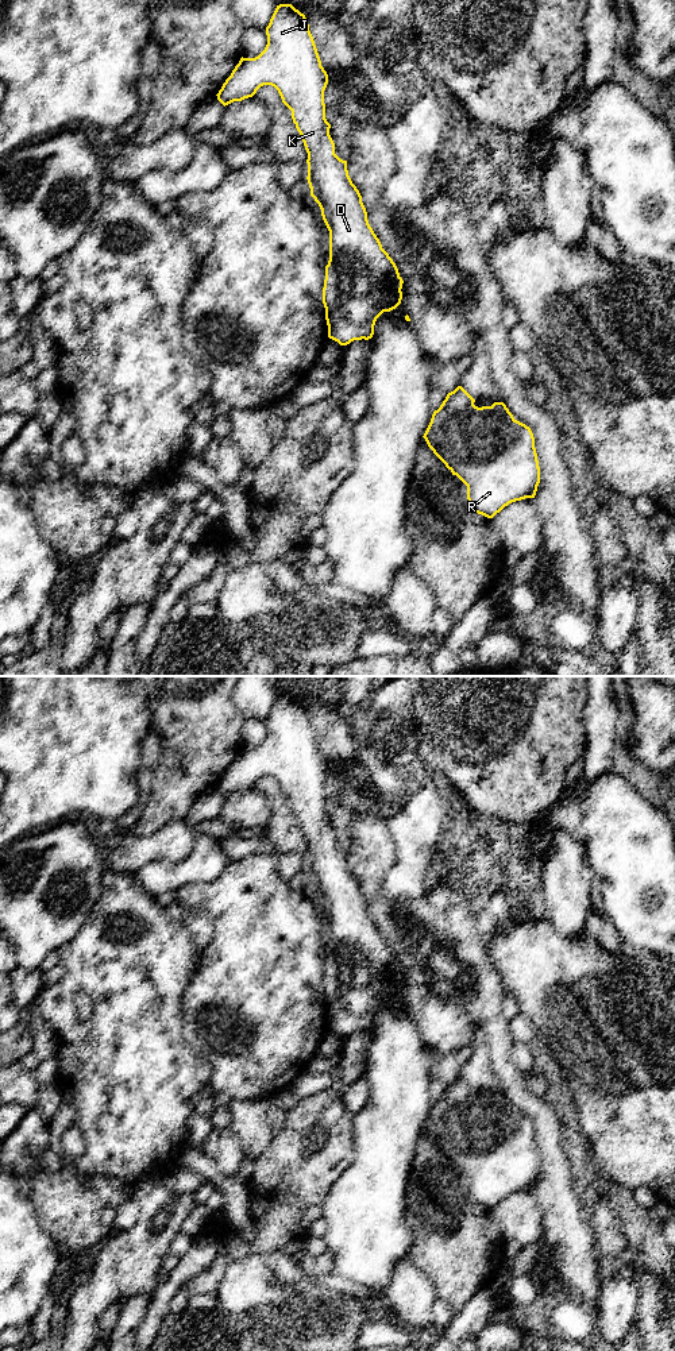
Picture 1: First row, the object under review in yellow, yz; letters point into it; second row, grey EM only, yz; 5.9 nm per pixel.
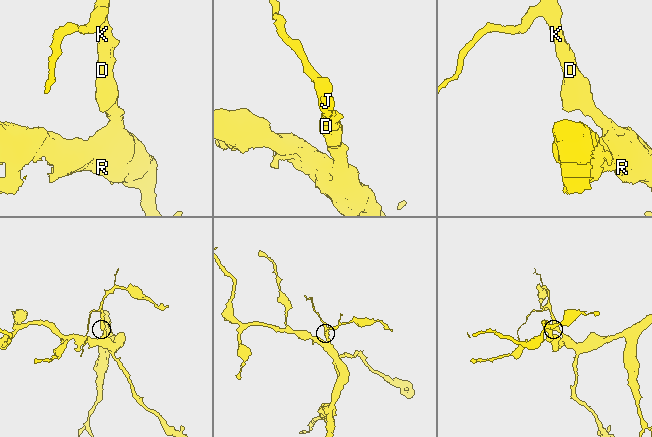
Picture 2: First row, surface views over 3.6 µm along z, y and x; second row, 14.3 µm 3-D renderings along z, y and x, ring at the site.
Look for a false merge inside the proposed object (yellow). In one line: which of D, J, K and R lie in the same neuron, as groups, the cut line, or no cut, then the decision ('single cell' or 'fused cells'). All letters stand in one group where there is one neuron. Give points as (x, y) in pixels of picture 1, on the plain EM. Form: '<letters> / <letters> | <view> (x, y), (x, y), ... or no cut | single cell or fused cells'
D J K R | no cut | single cell

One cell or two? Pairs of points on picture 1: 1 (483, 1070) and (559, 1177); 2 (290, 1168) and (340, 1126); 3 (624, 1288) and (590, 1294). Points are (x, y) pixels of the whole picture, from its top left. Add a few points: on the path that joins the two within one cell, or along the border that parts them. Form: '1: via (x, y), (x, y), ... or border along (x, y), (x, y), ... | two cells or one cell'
1: border along (489, 1058), (498, 1084), (496, 1092) | two cells
2: via (303, 1160), (328, 1138) | one cell
3: border along (602, 1282), (596, 1305) | two cells

